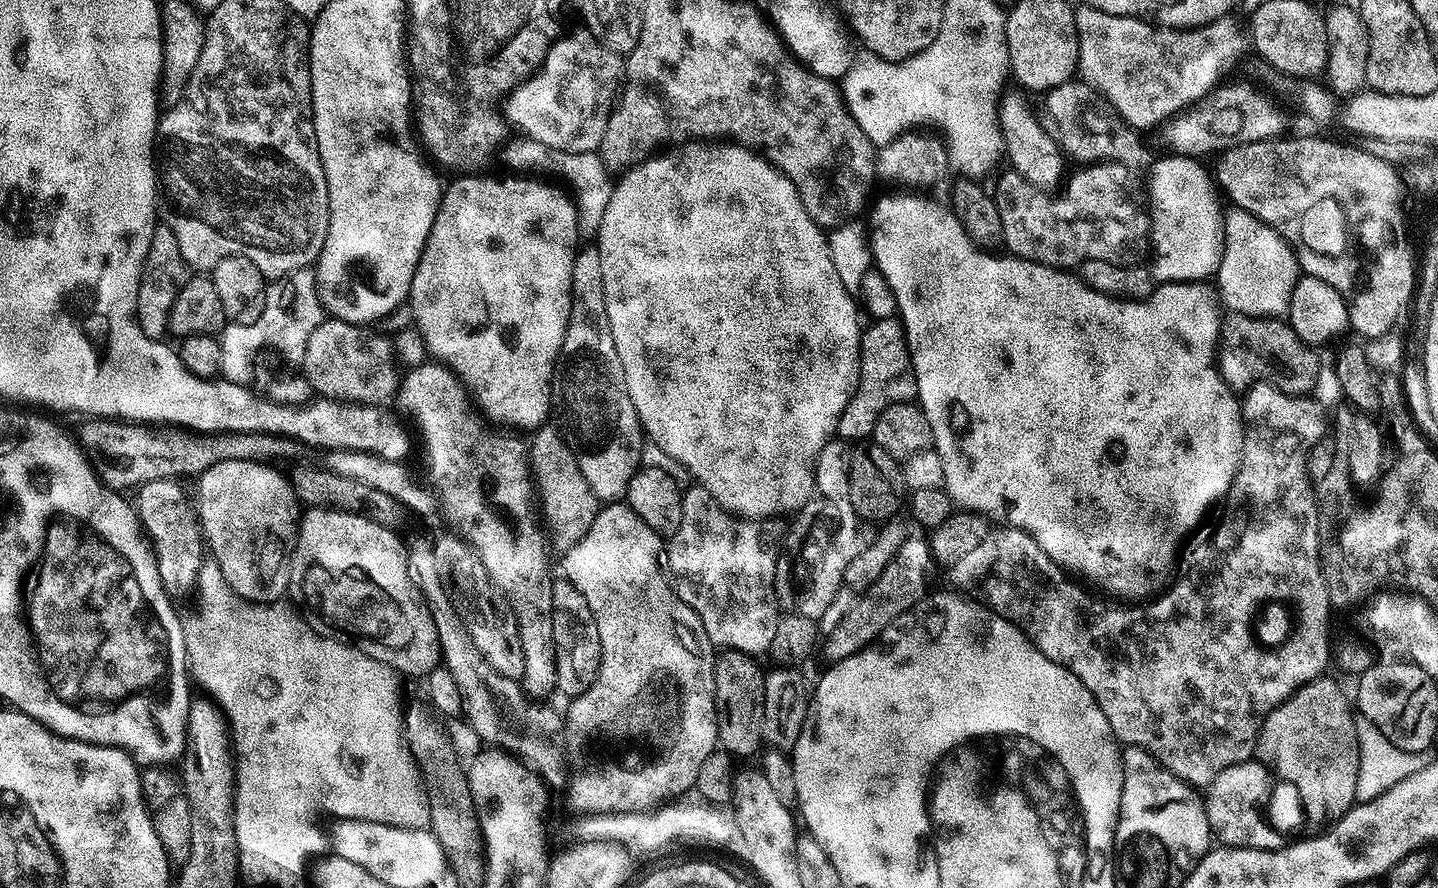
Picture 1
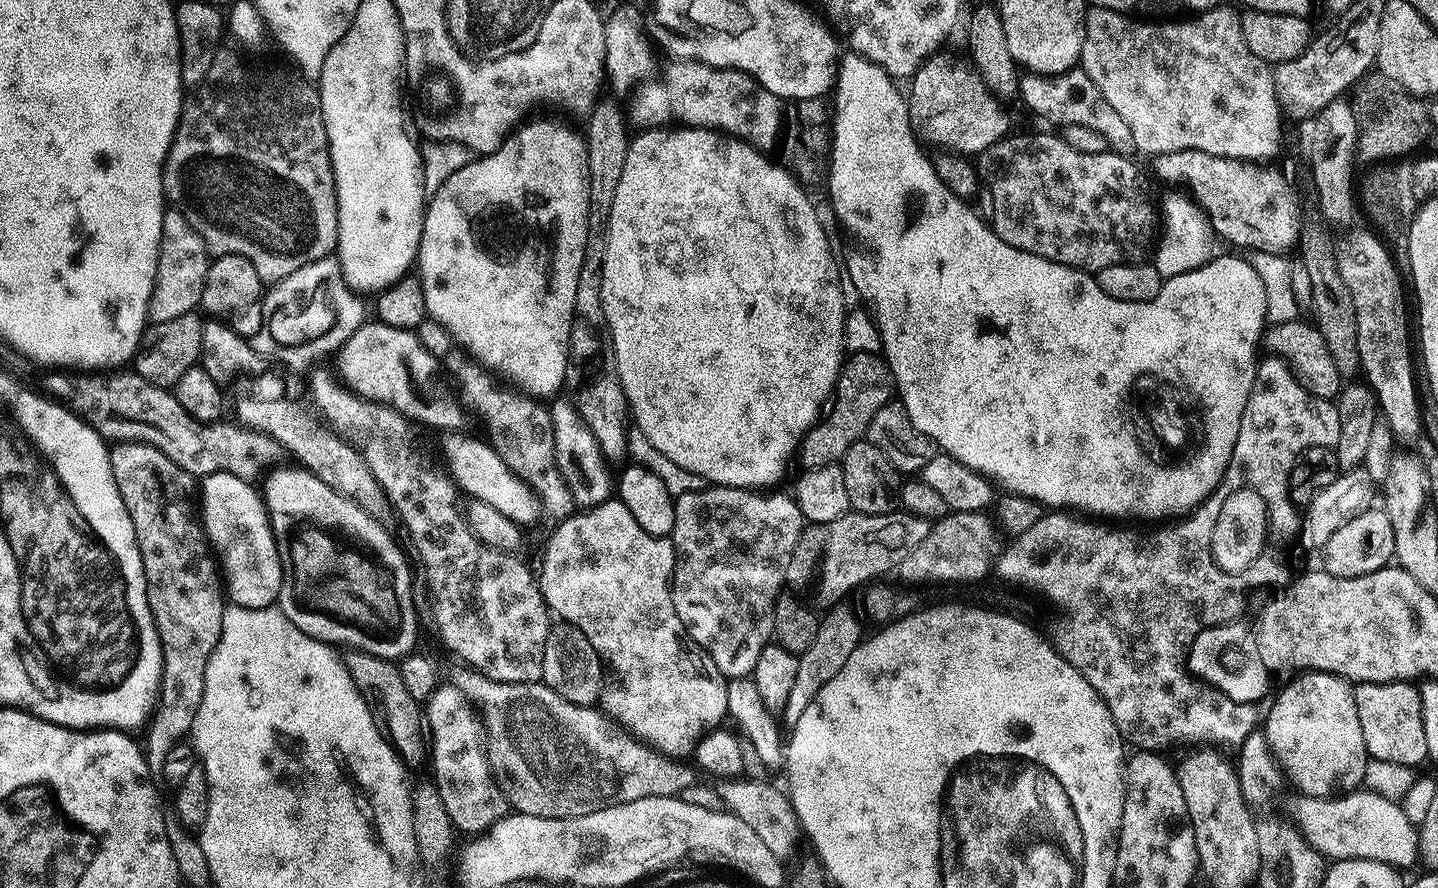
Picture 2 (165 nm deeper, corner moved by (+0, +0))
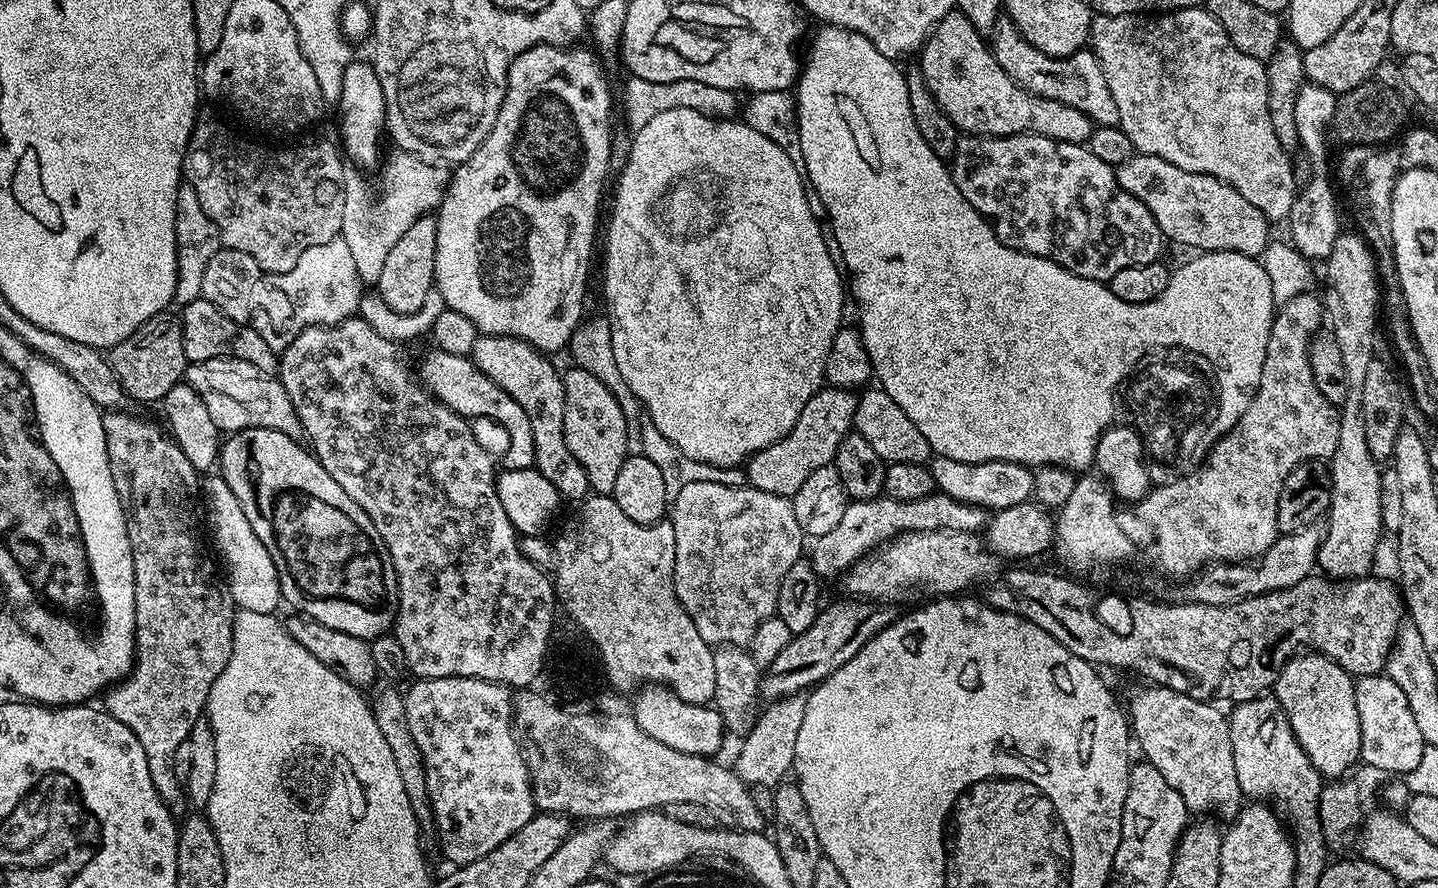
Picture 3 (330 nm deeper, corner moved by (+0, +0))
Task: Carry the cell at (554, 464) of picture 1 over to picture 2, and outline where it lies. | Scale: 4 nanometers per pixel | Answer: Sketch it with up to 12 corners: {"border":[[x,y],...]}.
{"border":[[553,399],[554,458],[577,509],[610,499],[614,478],[571,399]]}

